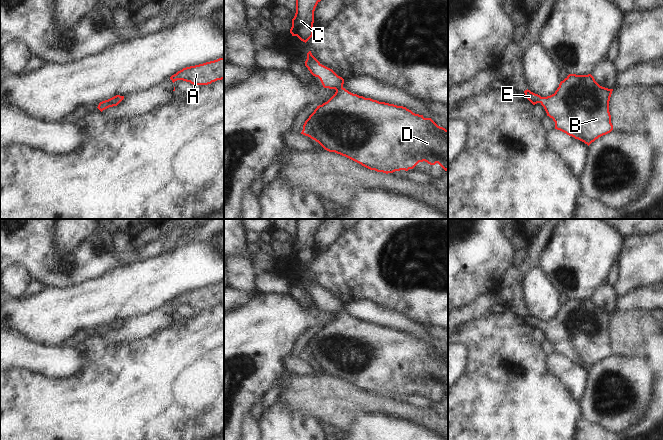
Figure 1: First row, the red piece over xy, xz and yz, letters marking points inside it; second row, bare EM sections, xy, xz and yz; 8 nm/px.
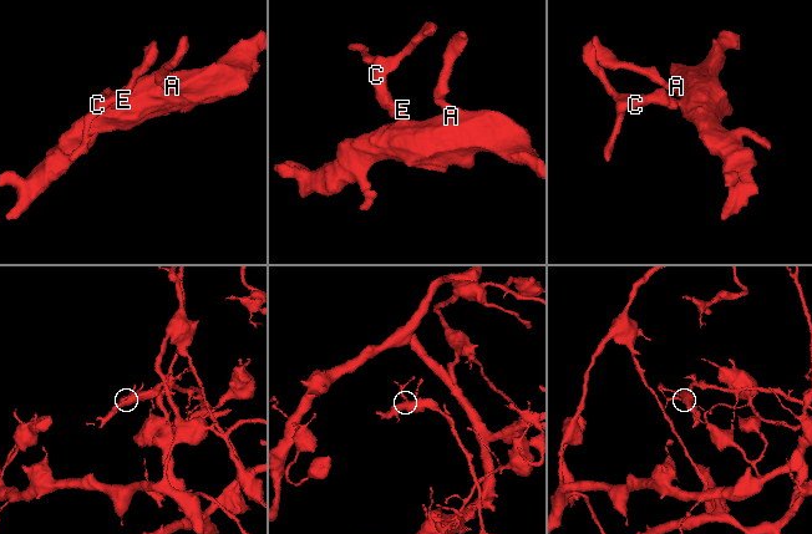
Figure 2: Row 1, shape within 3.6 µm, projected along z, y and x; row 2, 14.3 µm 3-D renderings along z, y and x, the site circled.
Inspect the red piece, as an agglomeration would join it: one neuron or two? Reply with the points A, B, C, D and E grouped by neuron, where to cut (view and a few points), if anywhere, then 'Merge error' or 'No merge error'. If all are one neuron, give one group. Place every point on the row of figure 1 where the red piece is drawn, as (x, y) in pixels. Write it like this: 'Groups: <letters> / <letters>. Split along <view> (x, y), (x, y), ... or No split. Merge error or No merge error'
Groups: A B C D E. No split. No merge error

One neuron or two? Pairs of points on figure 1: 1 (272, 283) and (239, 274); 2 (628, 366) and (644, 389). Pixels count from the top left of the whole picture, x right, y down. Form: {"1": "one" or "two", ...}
{"1": "two", "2": "one"}

